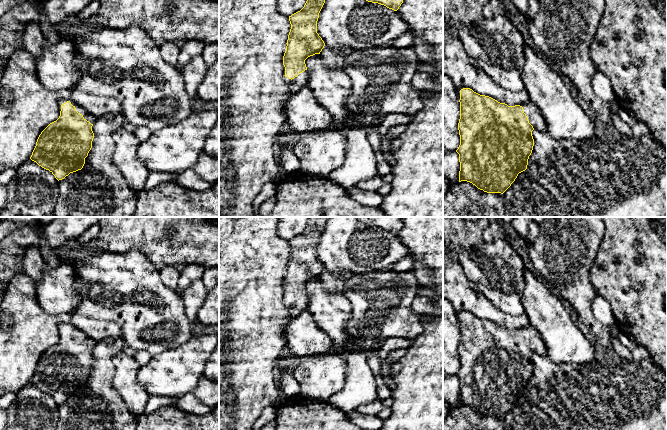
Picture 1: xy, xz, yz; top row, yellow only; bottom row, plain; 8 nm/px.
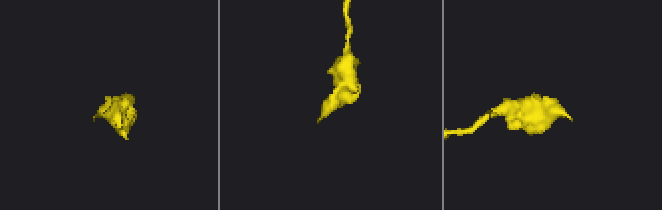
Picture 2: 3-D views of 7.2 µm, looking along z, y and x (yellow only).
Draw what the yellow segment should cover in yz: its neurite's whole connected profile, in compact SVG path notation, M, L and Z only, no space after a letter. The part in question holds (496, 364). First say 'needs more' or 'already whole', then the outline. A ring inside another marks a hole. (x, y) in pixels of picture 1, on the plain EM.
needs more; M463 312L460 314L459 326L460 369L456 374L460 386L459 406L470 406L487 417L503 418L518 398L527 393L534 370L532 355L547 356L545 343L531 324L508 330L470 312Z

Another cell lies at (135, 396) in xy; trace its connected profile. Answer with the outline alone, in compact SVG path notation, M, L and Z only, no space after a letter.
M123 351L117 353L112 362L115 367L112 386L130 412L137 418L144 415L146 403L151 395L137 380L139 363Z

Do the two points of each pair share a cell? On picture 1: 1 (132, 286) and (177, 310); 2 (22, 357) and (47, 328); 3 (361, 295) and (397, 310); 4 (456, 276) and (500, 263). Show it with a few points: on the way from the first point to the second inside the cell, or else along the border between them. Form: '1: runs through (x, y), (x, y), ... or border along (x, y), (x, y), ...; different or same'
1: runs through (143, 285), (158, 291), (166, 299); same
2: runs through (25, 350), (40, 335); same
3: runs through (370, 295), (388, 310); same
4: border along (453, 253), (464, 273), (480, 291); different

